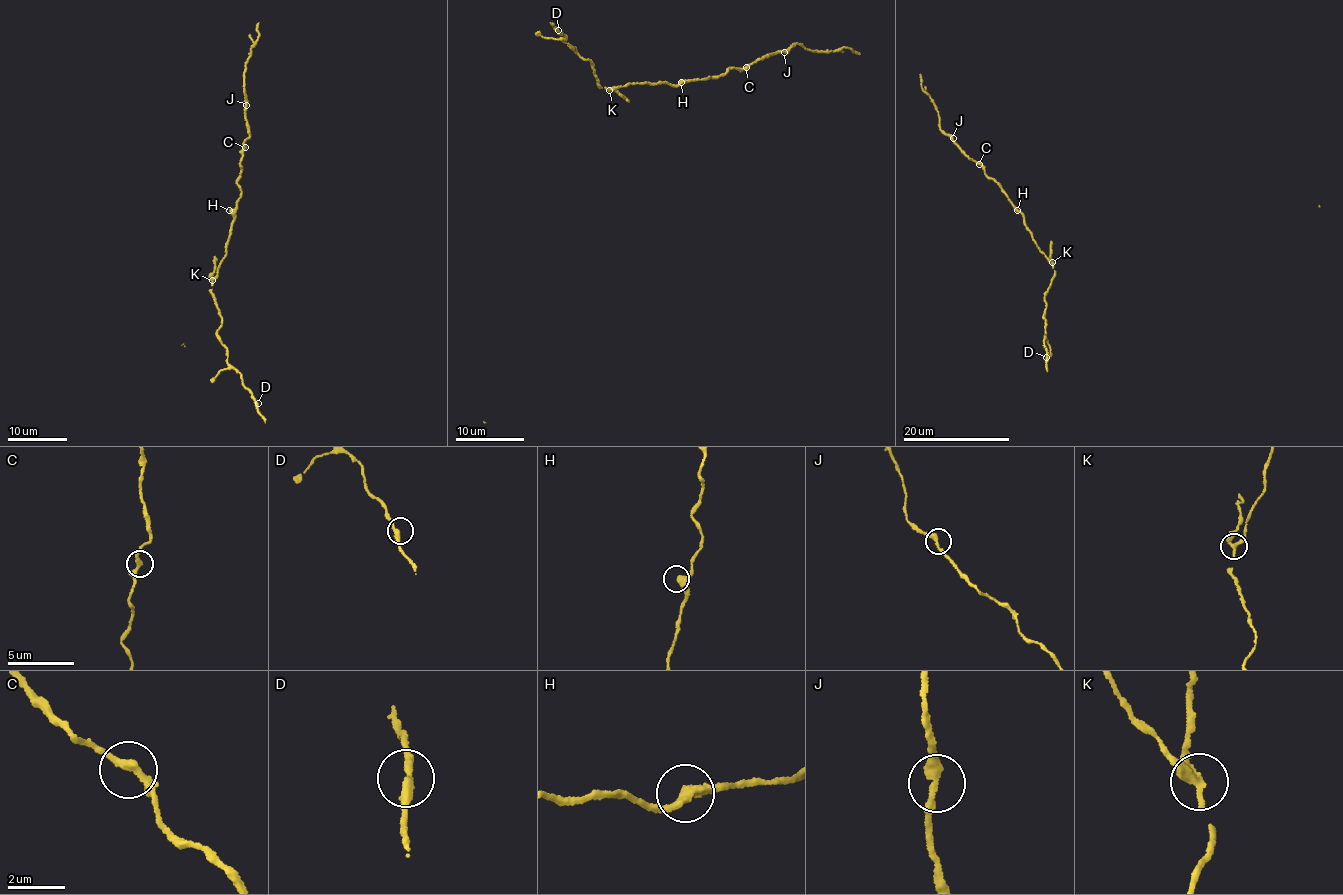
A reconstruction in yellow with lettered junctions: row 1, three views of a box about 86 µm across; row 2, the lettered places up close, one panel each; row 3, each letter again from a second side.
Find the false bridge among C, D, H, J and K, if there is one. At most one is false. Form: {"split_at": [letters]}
{"split_at": ["K"]}

